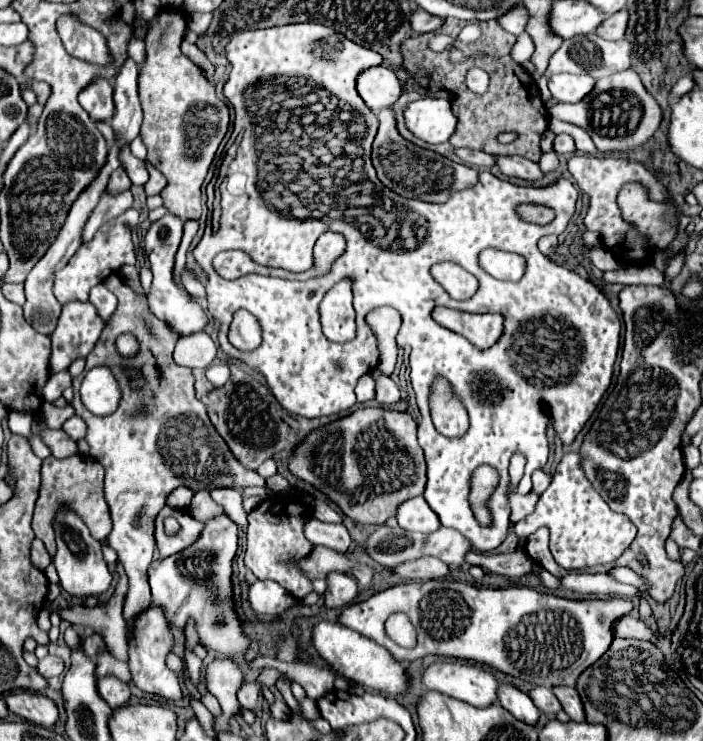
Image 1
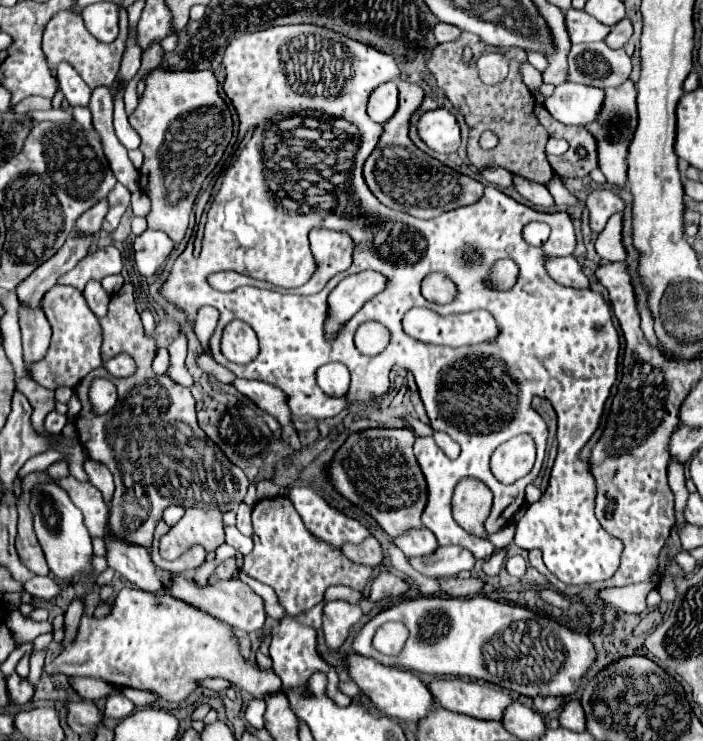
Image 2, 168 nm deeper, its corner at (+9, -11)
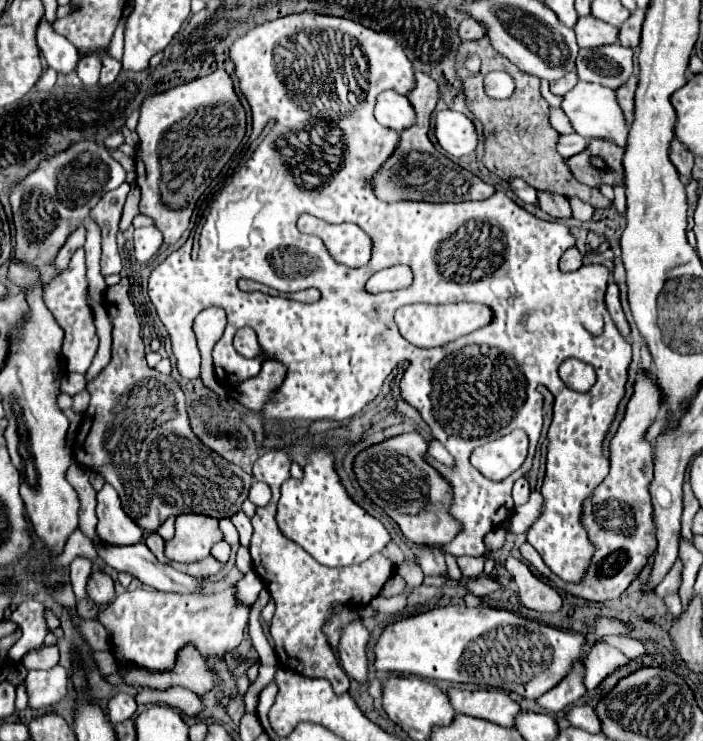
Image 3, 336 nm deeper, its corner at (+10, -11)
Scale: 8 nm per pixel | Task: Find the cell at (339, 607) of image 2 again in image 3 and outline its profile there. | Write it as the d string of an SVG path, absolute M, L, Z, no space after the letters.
M358 620L344 628L340 648L338 648L342 668L350 678L354 678L360 684L366 684L366 678L368 678L368 656L366 656L368 638L370 638L370 632Z

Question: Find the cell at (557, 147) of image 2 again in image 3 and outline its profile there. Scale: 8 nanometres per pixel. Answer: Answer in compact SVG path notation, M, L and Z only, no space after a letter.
M570 134L570 136L560 136L558 140L558 152L568 158L568 156L576 156L580 152L584 152L584 148L588 148L588 138L584 136L576 136L576 134Z

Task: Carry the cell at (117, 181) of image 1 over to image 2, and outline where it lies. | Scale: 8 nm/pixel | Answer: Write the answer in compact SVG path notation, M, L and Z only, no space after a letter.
M107 198L105 200L99 200L93 208L89 208L89 212L83 212L79 218L77 218L77 224L75 228L79 232L85 232L85 234L95 234L101 230L101 224L105 220L105 212L109 210L107 206Z

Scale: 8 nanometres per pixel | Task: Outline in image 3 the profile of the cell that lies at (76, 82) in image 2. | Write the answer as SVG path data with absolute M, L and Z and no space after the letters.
M42 18L36 28L36 40L38 40L38 48L42 50L50 68L64 72L64 74L68 74L76 68L76 64L80 60L76 48L64 36L60 36L46 18Z

